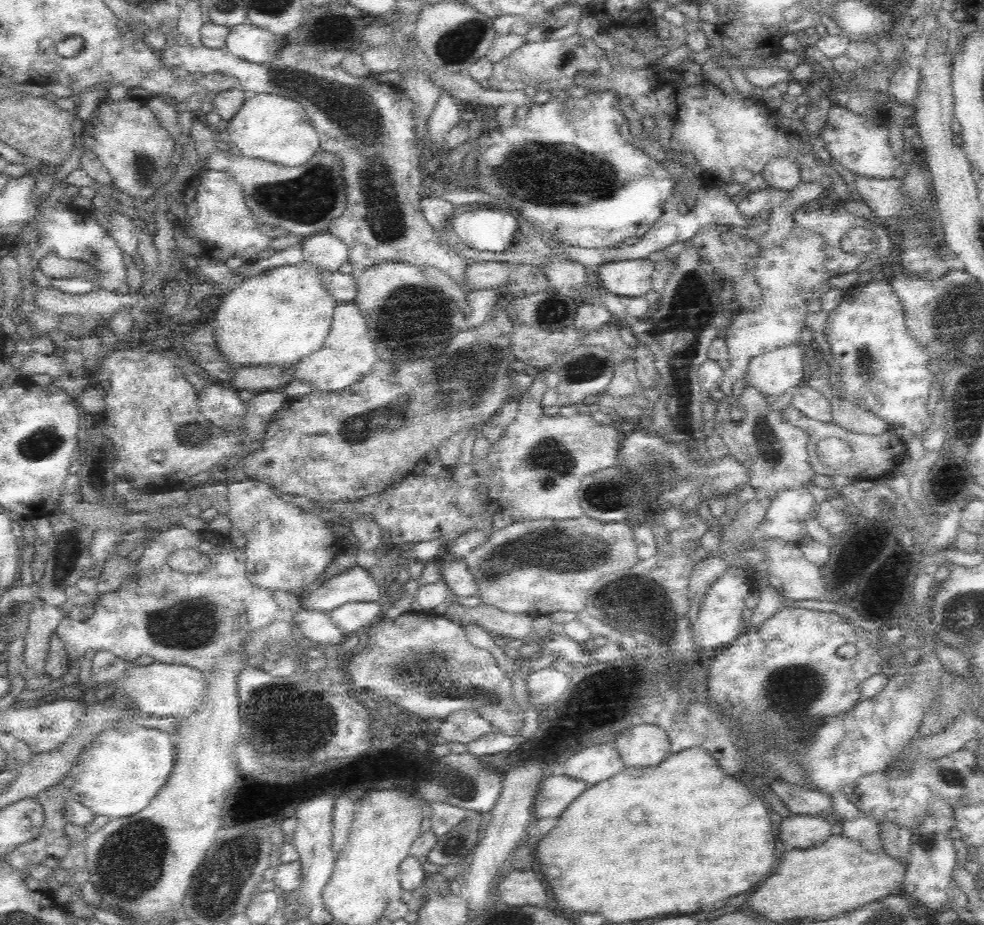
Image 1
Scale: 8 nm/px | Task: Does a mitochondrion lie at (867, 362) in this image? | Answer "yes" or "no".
yes

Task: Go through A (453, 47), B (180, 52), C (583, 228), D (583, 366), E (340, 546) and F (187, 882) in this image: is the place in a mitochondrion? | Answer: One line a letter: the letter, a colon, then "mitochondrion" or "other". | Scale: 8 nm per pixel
A: mitochondrion
B: other
C: other
D: mitochondrion
E: other
F: mitochondrion

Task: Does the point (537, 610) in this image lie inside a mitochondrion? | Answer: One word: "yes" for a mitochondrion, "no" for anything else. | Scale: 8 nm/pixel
no

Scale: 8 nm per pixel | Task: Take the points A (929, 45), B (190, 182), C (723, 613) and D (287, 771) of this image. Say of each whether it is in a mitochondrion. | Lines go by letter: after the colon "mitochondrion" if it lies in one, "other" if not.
A: other
B: other
C: other
D: other

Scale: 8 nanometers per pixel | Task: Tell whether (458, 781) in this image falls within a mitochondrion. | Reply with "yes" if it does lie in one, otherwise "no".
yes

